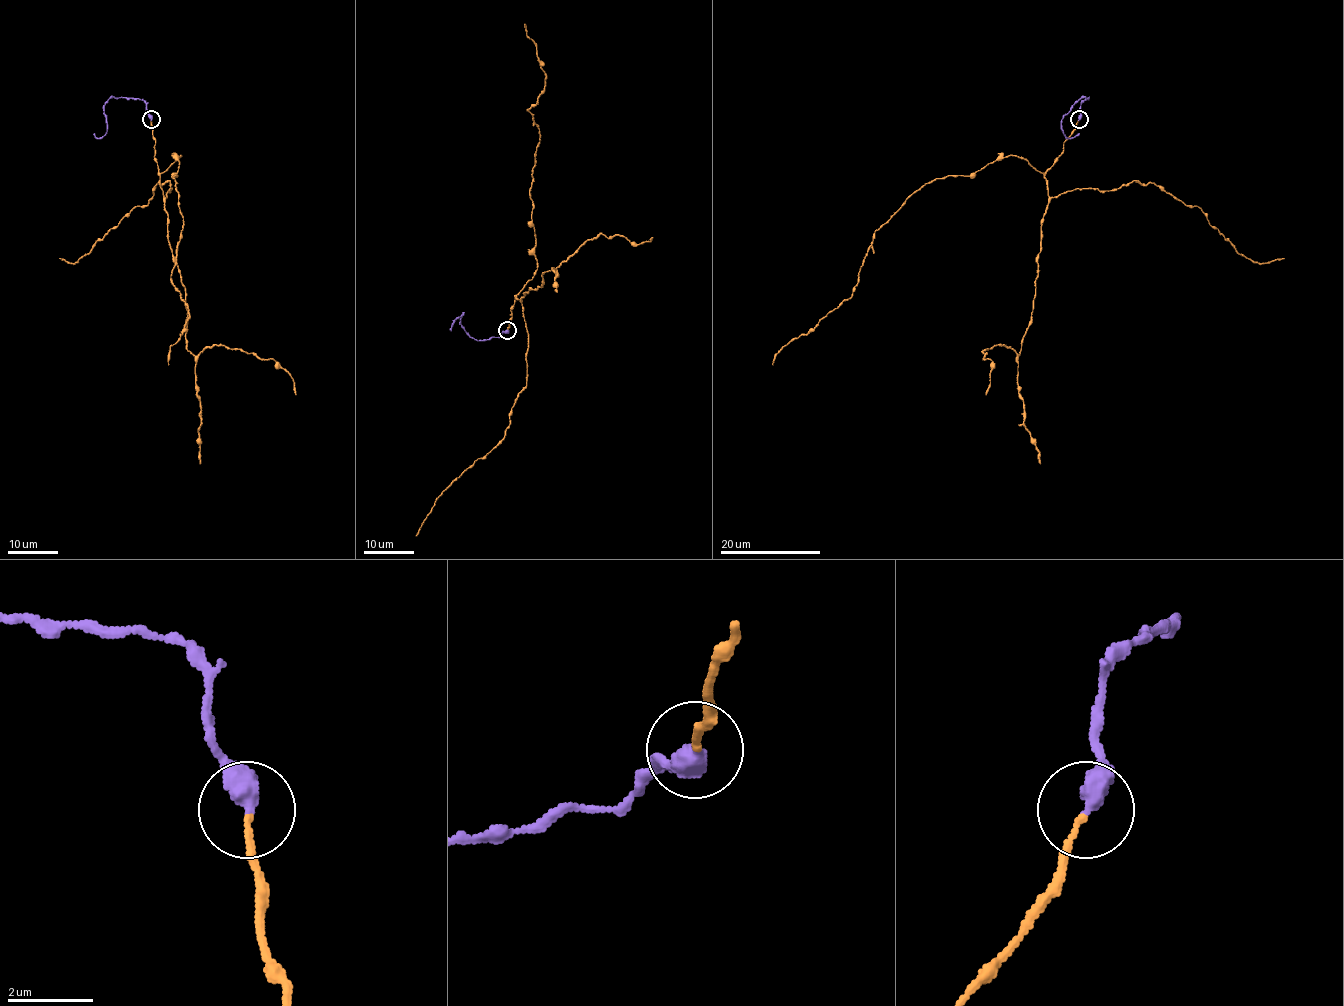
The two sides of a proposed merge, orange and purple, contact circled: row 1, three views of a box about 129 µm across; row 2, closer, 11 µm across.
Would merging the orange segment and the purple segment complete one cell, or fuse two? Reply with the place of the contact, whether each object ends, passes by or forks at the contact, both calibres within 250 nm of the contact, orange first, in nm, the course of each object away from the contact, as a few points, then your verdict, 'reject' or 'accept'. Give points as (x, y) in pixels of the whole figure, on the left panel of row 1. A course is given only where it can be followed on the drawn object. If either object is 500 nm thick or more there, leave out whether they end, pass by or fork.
at (151, 119); 140 nm thick on the orange side, 500 nm on the other; orange runs (151, 120), (160, 172), (181, 155), (173, 178), (183, 218), (171, 282), (188, 319), (170, 347), (168, 364); purple runs (151, 120), (142, 100), (111, 97), (104, 106), (106, 132), (99, 137), (94, 133); accept

